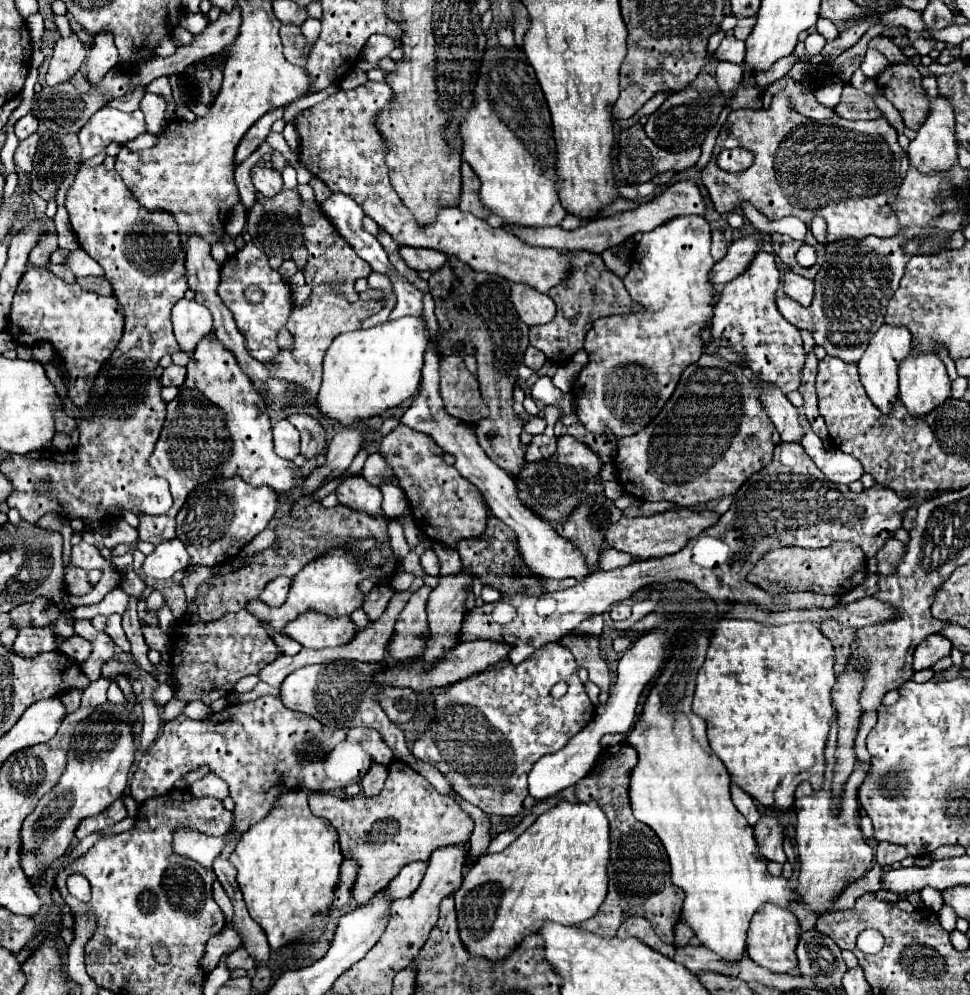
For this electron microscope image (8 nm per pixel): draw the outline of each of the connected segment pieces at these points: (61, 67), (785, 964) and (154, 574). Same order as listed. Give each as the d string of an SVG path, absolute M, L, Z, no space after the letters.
M72 30L70 36L60 38L54 46L50 68L46 74L48 86L56 86L56 84L66 82L70 76L74 76L80 70L84 60L86 60L86 48L80 42L78 34Z
M772 904L762 906L750 924L750 936L748 936L748 956L762 968L768 968L772 972L794 972L798 966L796 960L796 944L800 938L800 922L798 918L786 910Z
M174 538L170 542L158 544L156 550L146 556L138 574L142 578L166 580L166 578L172 578L174 572L184 570L188 566L188 562L190 562L190 556L188 556L184 544Z

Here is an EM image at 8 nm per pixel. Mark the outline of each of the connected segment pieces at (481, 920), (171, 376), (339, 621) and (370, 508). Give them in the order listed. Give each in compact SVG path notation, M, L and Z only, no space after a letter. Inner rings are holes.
M562 800L550 812L544 812L536 822L522 832L508 848L498 854L486 854L464 876L462 888L454 894L460 938L468 952L500 960L510 954L514 944L528 934L538 932L542 920L558 924L582 924L594 916L608 892L608 860L610 860L610 824L602 808L590 802Z
M172 364L164 370L160 382L162 382L162 386L182 386L184 378L186 378L186 368Z
M306 612L284 628L284 634L306 648L336 648L348 644L356 636L350 616L330 618L318 612Z
M350 476L336 488L338 502L354 510L368 512L370 516L382 516L382 492L374 488L362 476Z

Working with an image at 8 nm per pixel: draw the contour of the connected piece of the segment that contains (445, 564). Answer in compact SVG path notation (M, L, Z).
M434 542L432 544L438 560L440 560L440 576L452 576L456 572L462 570L462 564L460 564L460 556L454 548L446 548L442 546L440 542Z

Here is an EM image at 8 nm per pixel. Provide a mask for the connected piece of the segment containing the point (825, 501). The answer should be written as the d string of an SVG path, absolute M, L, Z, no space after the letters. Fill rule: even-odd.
M782 442L774 450L770 466L750 476L750 480L746 480L742 488L734 494L728 512L724 512L714 526L704 530L706 536L716 536L730 546L730 556L722 566L711 570L711 551L707 551L711 549L711 545L709 543L709 547L703 546L698 542L699 537L696 537L689 540L678 554L640 560L630 566L608 572L598 570L566 590L544 592L540 596L512 594L512 596L502 596L498 602L476 606L462 624L462 640L482 638L482 640L514 644L514 652L510 652L508 658L512 664L520 664L540 646L548 642L558 642L562 636L570 634L582 620L596 614L604 614L608 606L630 598L638 588L652 582L670 582L670 580L688 580L696 584L702 592L706 592L712 600L718 602L720 614L726 612L724 602L756 602L768 610L808 608L808 606L828 608L838 604L841 596L809 591L771 595L770 592L750 584L746 580L746 574L756 564L756 560L760 560L766 552L782 546L820 548L830 542L846 540L862 548L862 552L868 558L872 558L892 536L892 532L902 526L900 514L906 508L920 502L922 502L920 498L900 498L894 490L880 484L874 484L870 490L864 490L860 494L850 492L848 486L830 482L816 468L816 464L810 460L810 456L804 452L800 444ZM850 508L854 508L852 512ZM496 608L500 608L500 612L506 614L502 622L494 620Z

